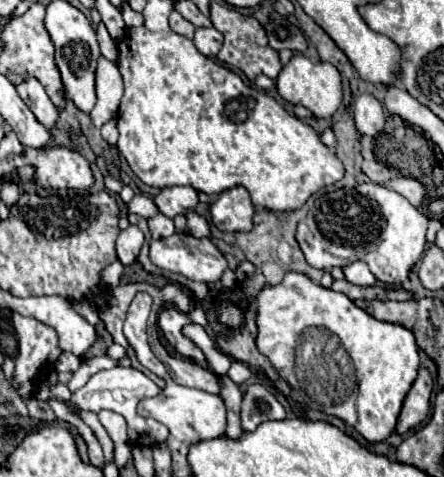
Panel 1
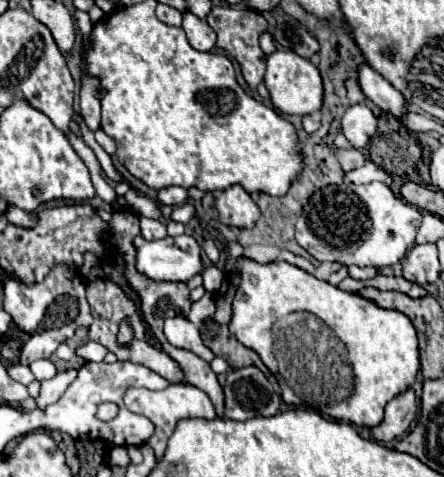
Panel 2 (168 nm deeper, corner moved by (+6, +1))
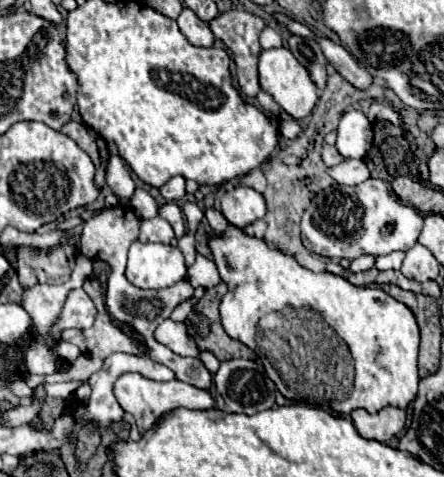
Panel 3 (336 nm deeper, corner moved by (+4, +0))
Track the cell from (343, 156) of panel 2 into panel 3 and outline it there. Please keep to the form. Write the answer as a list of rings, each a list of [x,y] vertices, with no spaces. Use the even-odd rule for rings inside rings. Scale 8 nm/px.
[[[323,145],[323,161],[325,161],[325,165],[327,167],[335,167],[335,165],[339,165],[339,163],[343,163],[345,159],[343,159],[343,155],[339,155],[339,151],[333,147],[333,145]]]

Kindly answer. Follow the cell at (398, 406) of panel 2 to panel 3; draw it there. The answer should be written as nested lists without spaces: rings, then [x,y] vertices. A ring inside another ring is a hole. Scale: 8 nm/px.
[[[385,407],[375,415],[369,415],[365,409],[355,409],[351,419],[361,437],[385,443],[405,429],[407,413],[399,407]]]

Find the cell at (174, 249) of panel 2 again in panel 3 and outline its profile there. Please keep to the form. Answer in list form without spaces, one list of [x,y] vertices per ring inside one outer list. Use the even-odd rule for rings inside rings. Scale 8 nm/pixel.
[[[133,241],[125,275],[141,289],[163,289],[185,279],[187,265],[179,247]]]

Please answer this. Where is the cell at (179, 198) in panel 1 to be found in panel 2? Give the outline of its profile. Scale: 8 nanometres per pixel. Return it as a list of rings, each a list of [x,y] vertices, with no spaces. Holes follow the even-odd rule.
[[[167,186],[157,192],[157,200],[167,206],[181,206],[187,202],[187,190],[183,186]]]

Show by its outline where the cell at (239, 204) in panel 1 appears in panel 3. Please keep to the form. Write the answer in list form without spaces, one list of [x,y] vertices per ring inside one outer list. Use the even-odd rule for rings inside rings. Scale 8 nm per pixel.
[[[235,187],[221,197],[221,213],[231,225],[243,229],[265,217],[265,199],[251,187]]]

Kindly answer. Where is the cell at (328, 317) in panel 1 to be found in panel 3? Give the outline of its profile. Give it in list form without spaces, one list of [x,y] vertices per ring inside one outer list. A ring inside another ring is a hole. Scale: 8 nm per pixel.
[[[233,225],[227,227],[225,237],[211,239],[211,249],[215,249],[215,253],[219,255],[219,261],[215,263],[219,267],[221,279],[229,285],[229,291],[223,297],[221,307],[219,307],[223,327],[229,337],[245,343],[261,357],[261,363],[265,365],[267,375],[275,381],[283,397],[295,403],[307,403],[313,407],[317,405],[321,409],[333,409],[339,415],[349,415],[355,409],[377,413],[387,405],[407,407],[413,401],[413,397],[417,395],[417,383],[419,383],[419,375],[417,375],[419,327],[413,313],[403,303],[395,301],[391,295],[387,295],[379,287],[373,287],[373,289],[355,287],[343,277],[337,277],[331,273],[307,271],[293,257],[281,251],[269,249],[265,241],[249,237]]]

